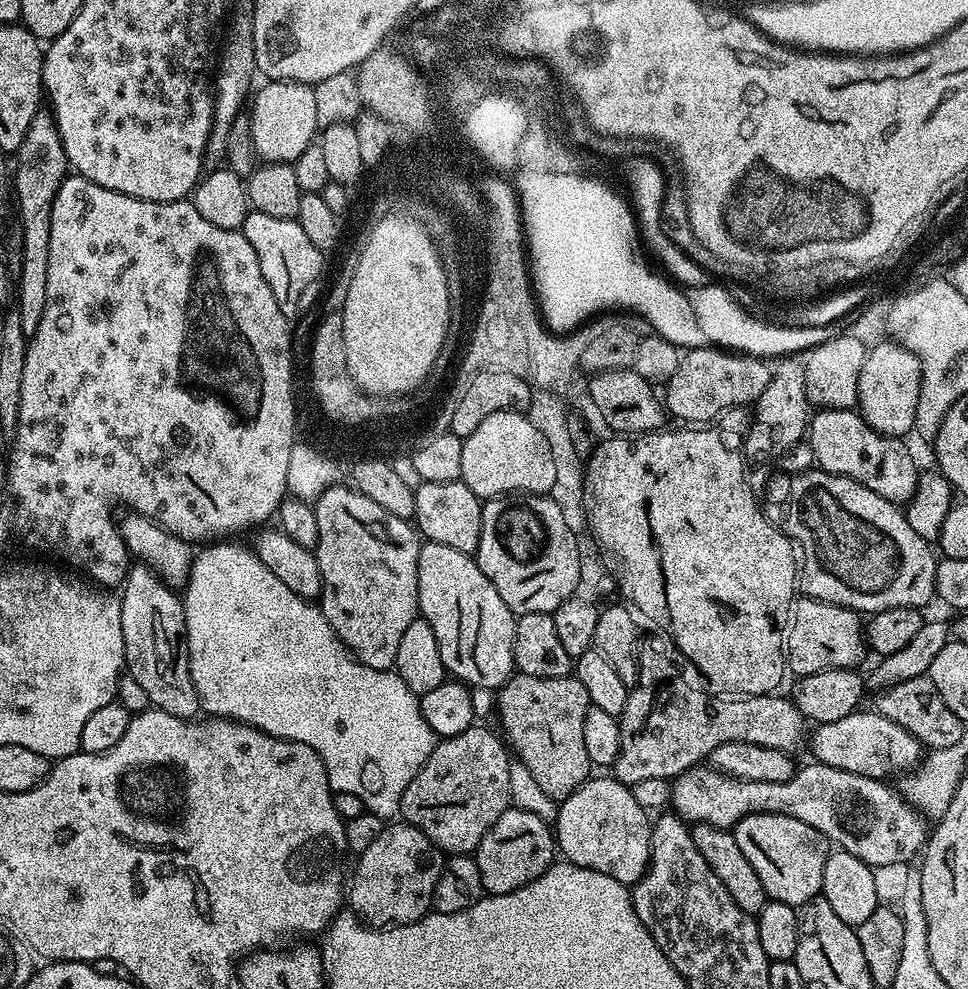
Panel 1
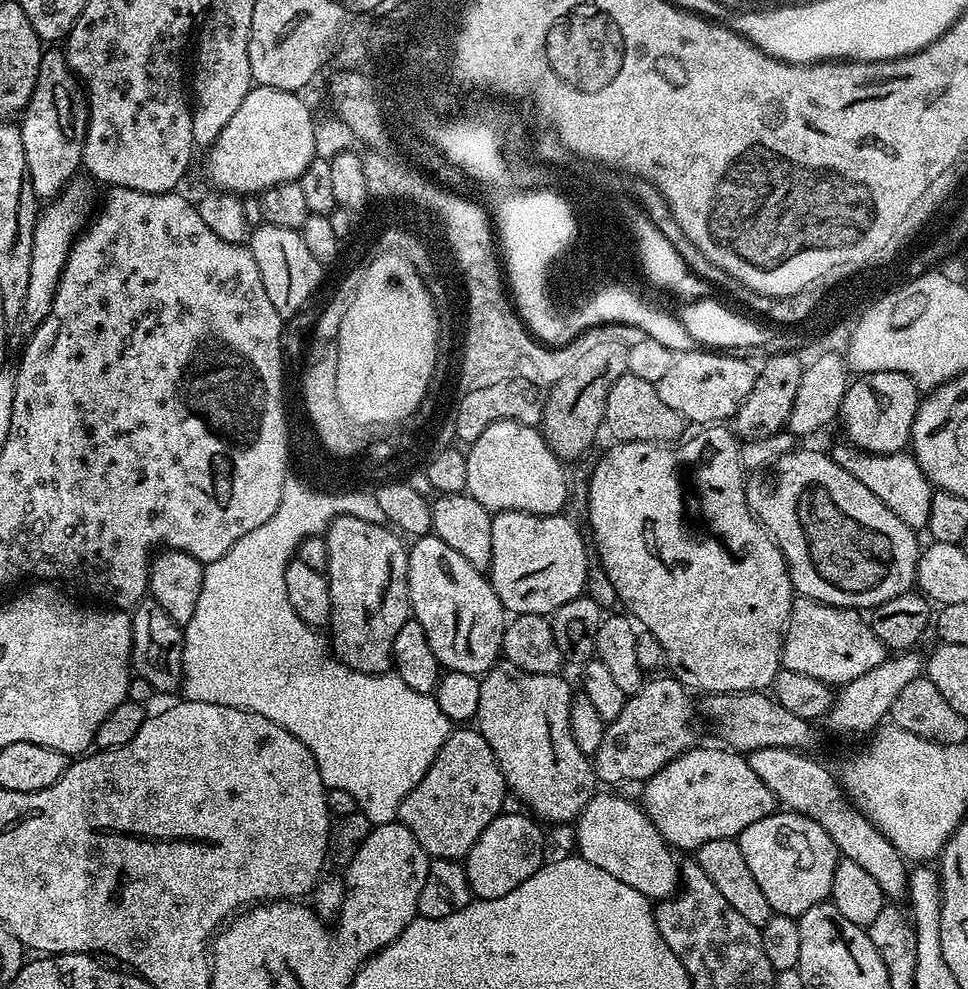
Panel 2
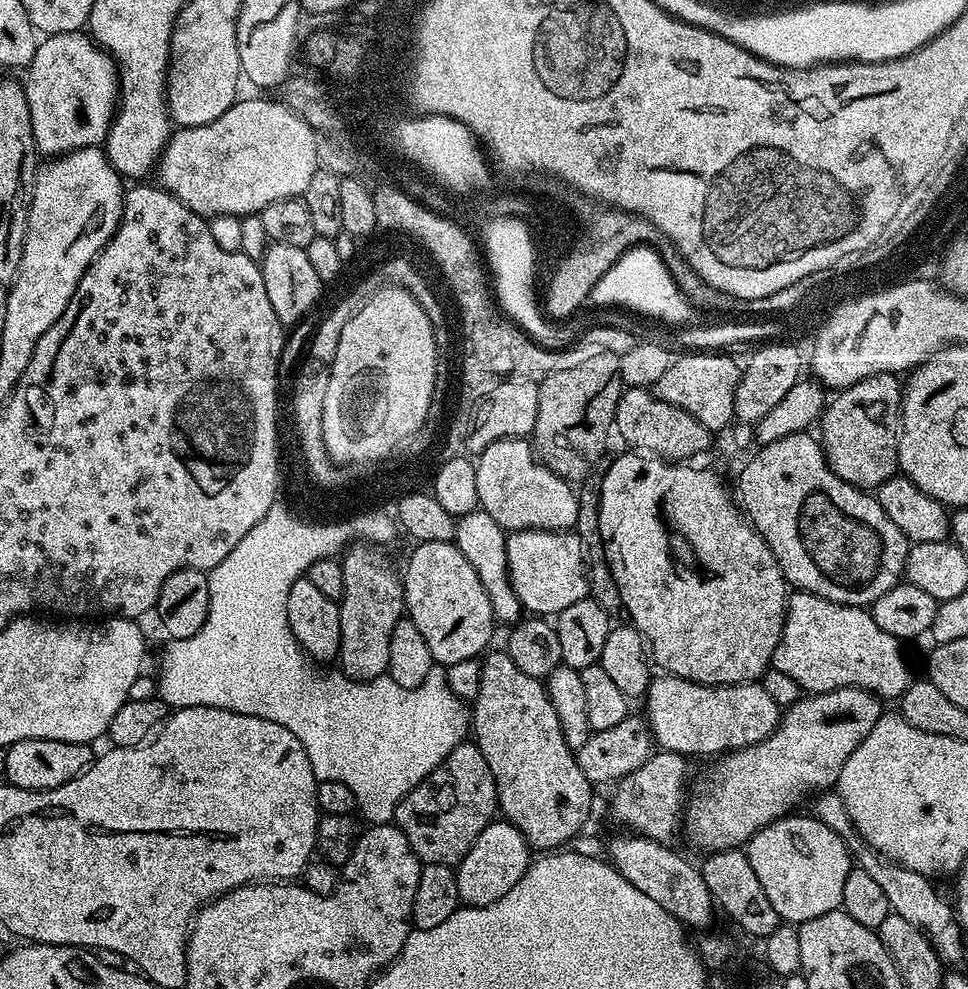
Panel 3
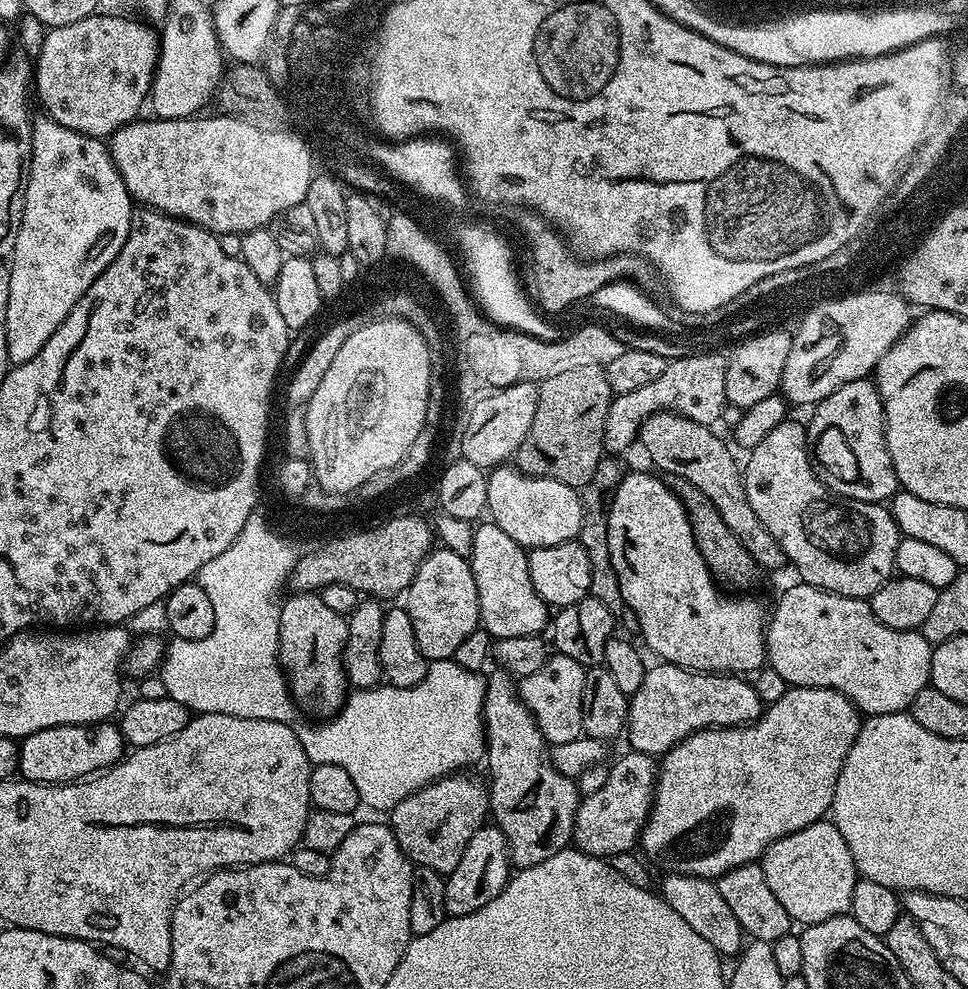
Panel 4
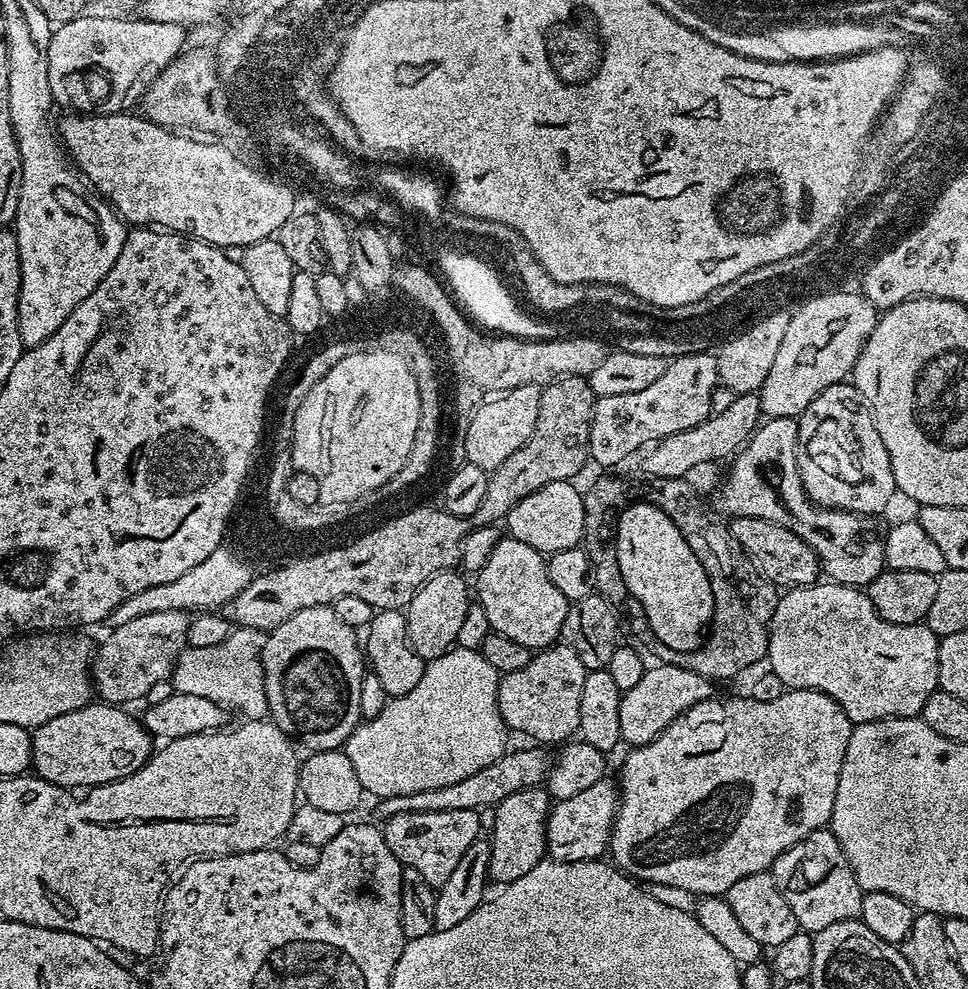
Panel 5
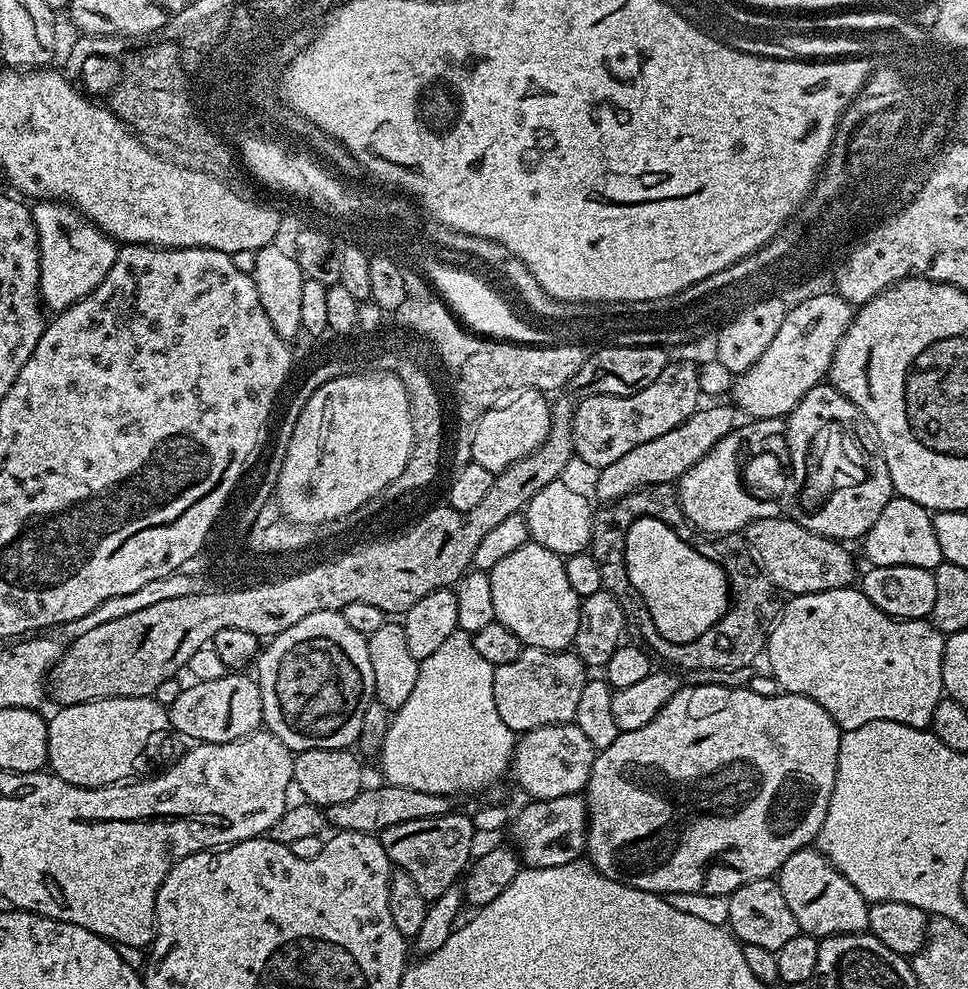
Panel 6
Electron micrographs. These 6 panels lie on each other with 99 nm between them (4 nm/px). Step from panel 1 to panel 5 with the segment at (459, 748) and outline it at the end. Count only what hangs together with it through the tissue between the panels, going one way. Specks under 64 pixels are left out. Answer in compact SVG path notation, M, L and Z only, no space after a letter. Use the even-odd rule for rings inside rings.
M438 810L437 812L407 812L394 814L383 821L382 831L386 846L394 850L405 868L418 870L432 888L440 888L446 878L462 862L462 854L470 850L474 841L481 839L480 816L477 810Z

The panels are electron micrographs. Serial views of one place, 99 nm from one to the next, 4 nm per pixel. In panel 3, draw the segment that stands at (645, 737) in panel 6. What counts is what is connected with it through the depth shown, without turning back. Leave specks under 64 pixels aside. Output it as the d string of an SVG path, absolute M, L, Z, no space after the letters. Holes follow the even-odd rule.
M835 688L829 692L818 692L815 694L804 694L799 697L793 704L783 709L780 724L773 732L770 733L762 742L758 742L754 746L746 746L739 748L736 752L725 752L715 761L716 764L712 768L712 773L705 780L700 780L691 785L690 791L686 796L686 803L682 813L682 836L688 839L696 848L701 848L701 853L721 852L722 850L730 850L731 848L740 848L747 845L749 838L758 830L762 830L770 822L780 820L784 816L789 815L808 795L819 794L835 789L840 782L842 774L842 766L846 766L846 758L850 758L850 754L854 754L854 750L858 750L858 742L862 742L862 738L866 738L866 734L870 734L870 730L874 730L874 722L878 722L878 718L882 715L881 697L867 692L861 688Z

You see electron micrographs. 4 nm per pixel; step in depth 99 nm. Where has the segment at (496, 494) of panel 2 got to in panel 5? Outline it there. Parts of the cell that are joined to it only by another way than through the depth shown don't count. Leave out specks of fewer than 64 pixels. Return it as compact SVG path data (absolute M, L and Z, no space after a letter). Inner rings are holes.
M567 480L550 482L550 486L542 486L542 490L534 490L534 494L522 498L508 511L507 535L545 554L577 547L584 538L584 498L576 486Z

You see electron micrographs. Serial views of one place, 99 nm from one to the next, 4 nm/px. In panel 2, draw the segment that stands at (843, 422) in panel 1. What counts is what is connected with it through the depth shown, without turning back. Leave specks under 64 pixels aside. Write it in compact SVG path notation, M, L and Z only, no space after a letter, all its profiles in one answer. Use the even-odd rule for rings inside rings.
M841 442L836 449L831 449L830 455L838 466L850 470L850 474L854 474L854 478L858 478L858 482L862 482L862 486L866 486L866 490L870 490L870 494L874 494L890 514L894 514L894 518L902 518L902 522L911 528L927 529L934 489L926 474L922 474L916 459L907 451L875 456L872 452L861 452L849 443Z

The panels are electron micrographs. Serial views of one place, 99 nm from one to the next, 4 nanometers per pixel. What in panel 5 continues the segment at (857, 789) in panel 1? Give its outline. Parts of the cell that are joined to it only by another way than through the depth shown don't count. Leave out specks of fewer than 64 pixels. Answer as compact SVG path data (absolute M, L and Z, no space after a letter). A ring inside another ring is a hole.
M611 778L594 782L594 786L574 794L574 798L555 801L546 822L547 855L562 862L601 859L608 852L608 840L612 837L612 823L616 820L619 802L618 784Z

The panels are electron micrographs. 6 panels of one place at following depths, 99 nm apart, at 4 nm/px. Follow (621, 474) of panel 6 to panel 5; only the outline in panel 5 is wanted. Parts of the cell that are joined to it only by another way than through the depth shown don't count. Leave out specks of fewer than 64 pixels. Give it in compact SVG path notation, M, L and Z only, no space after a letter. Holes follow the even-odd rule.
M741 392L726 410L711 415L698 426L690 430L682 430L678 434L670 434L666 438L655 441L647 449L648 457L644 460L643 471L658 478L687 477L688 472L708 464L711 460L724 460L736 455L752 438L761 423L760 397L754 392Z

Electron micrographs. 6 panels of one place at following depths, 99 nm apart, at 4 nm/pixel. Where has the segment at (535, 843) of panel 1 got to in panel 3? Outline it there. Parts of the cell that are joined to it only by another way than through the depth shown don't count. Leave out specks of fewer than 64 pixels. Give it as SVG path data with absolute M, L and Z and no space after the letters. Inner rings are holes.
M503 818L493 819L491 824L474 838L474 846L466 850L466 854L455 865L456 881L461 905L469 908L490 906L490 902L498 902L502 894L514 890L526 874L530 863L530 849L522 833Z

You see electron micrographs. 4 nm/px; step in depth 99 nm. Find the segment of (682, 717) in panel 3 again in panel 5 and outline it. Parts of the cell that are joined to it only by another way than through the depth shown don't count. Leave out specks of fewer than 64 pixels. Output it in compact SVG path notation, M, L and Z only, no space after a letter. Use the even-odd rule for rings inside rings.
M657 663L656 668L645 667L642 682L630 686L630 690L621 692L618 706L618 723L620 738L625 745L640 748L649 744L674 718L684 715L690 706L703 700L713 699L713 681L702 678L702 674L694 674L694 670L682 670L682 666Z

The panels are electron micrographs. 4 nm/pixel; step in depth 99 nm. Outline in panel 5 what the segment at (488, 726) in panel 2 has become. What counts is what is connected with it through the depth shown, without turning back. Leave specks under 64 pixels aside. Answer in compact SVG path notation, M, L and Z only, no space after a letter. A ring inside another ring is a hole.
M543 787L527 788L518 794L510 794L501 804L495 805L492 816L492 836L490 835L490 866L488 879L493 885L503 886L522 878L529 870L534 870L545 859L548 851L546 842L546 822L550 811L550 797Z

